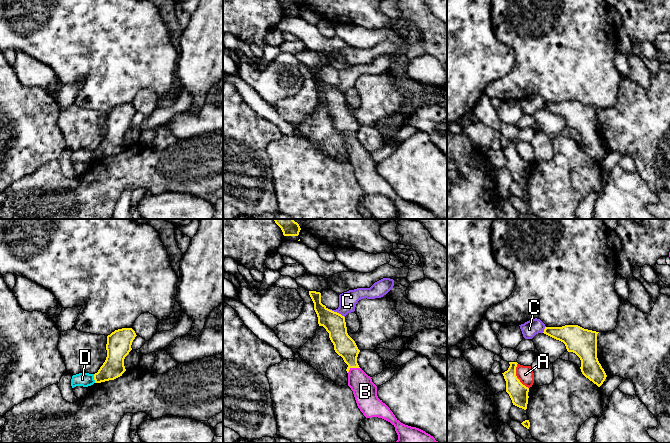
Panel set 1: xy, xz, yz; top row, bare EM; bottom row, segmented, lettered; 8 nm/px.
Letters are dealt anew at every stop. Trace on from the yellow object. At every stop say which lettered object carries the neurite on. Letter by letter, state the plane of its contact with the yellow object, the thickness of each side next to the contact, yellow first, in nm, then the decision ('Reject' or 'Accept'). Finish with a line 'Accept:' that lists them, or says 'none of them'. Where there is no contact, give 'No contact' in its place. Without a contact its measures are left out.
A: Touches yellow in yz. Thickness 150 nm (yellow) against 130 nm. Reject
B: Touches yellow in xz. Thickness 170 nm (yellow) against 190 nm. Accept
C: Touches yellow in xz. Thickness 170 nm (yellow) against 140 nm. Reject
D: Touches yellow in xy. Thickness 170 nm (yellow) against 110 nm. Reject
Accept: B

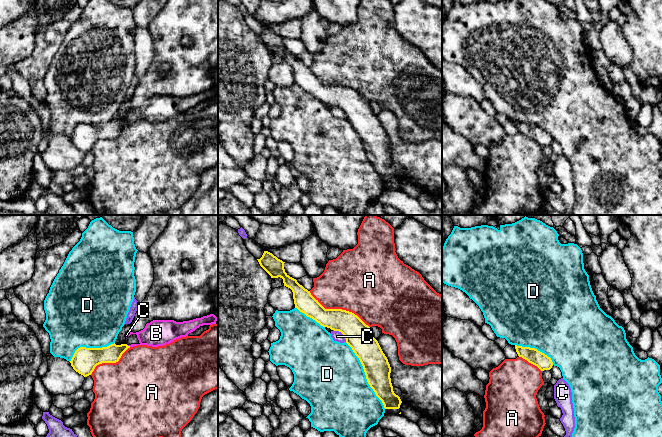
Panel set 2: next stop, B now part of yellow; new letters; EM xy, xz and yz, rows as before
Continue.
A: Touches yellow in xz. Thickness 200 nm (yellow) against 480 nm. Reject
B: Touches yellow in xy. Thickness 140 nm (yellow) against 200 nm. Reject
C: Touches yellow in xz. Thickness 220 nm (yellow) against 80 nm. Reject
D: Touches yellow in xz. Thickness 220 nm (yellow) against 500 nm. Reject
Accept: none of them

